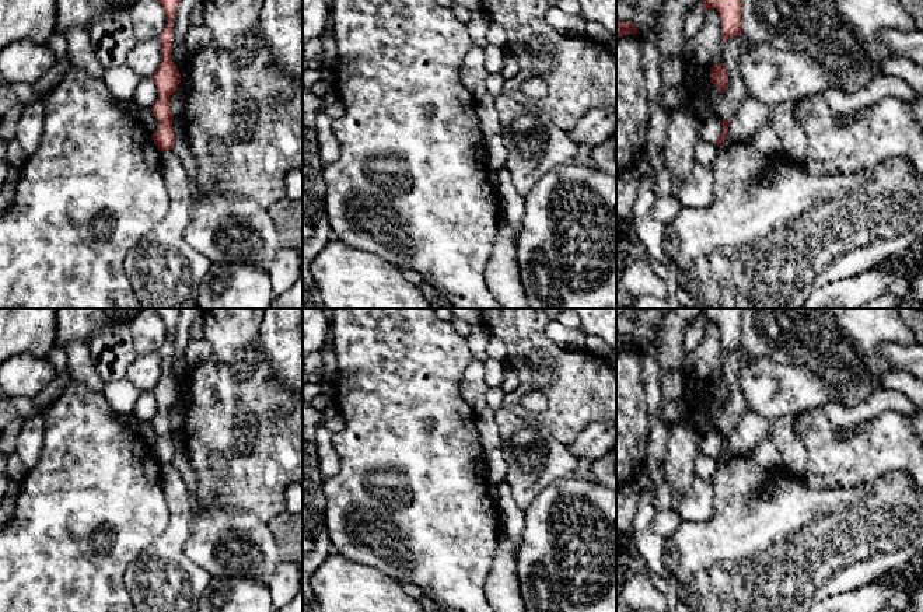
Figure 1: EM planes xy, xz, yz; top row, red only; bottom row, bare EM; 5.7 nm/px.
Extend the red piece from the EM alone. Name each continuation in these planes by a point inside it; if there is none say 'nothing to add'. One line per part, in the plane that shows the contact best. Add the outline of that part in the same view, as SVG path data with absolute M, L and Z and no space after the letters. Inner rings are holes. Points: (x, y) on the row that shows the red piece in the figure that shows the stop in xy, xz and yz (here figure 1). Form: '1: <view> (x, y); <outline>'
nothing to add

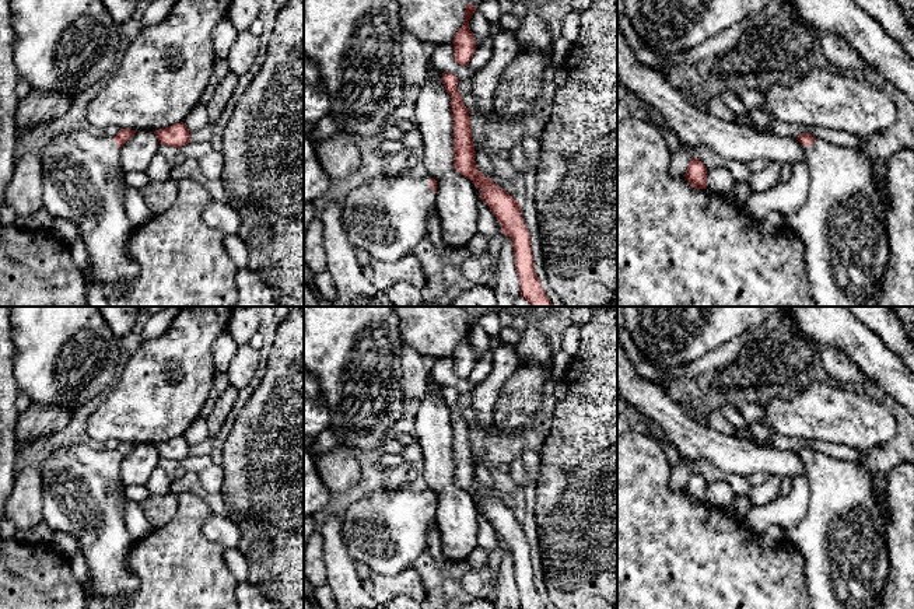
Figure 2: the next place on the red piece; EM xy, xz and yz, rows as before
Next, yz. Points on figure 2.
1: yz (843, 221); M816 139L812 146L802 146L809 169L809 190L805 203L784 217L805 246L805 274L816 307L866 307L883 281L889 260L889 238L886 232L887 209L880 186L875 178L879 165L865 148L836 146Z

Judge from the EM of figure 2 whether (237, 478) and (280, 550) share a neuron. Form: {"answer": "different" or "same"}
{"answer": "same"}

